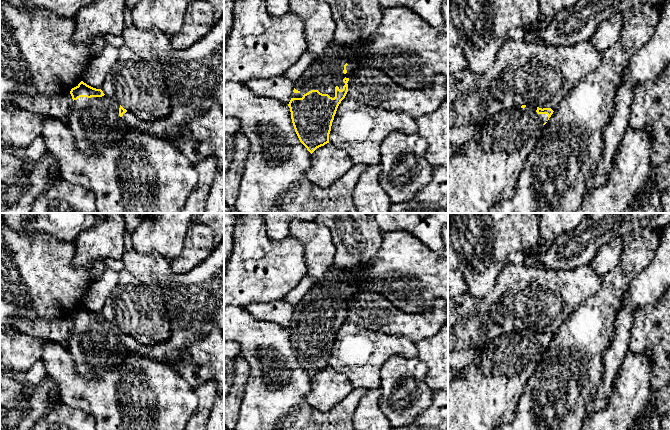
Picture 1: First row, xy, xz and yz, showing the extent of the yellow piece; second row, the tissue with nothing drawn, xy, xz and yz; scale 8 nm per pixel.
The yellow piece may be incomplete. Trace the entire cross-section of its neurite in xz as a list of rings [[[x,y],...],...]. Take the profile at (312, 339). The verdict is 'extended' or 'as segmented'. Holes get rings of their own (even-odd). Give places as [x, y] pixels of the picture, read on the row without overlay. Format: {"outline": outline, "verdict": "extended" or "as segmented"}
{"outline": [[[448,225],[442,229],[442,240],[445,252],[443,255],[439,255],[425,246],[413,234],[405,231],[382,233],[381,247],[370,265],[359,269],[355,275],[339,271],[333,266],[322,279],[313,279],[314,286],[295,305],[295,312],[288,328],[295,356],[300,366],[311,378],[317,372],[329,367],[332,346],[339,328],[348,316],[349,302],[361,290],[367,288],[382,294],[399,310],[408,314],[422,314],[432,310],[436,299],[441,299],[448,307]]], "verdict": "extended"}

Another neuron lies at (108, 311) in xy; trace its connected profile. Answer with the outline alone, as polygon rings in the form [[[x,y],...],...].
[[[125,269],[118,272],[118,283],[100,313],[140,344],[162,343],[170,337],[170,319],[164,300]]]

